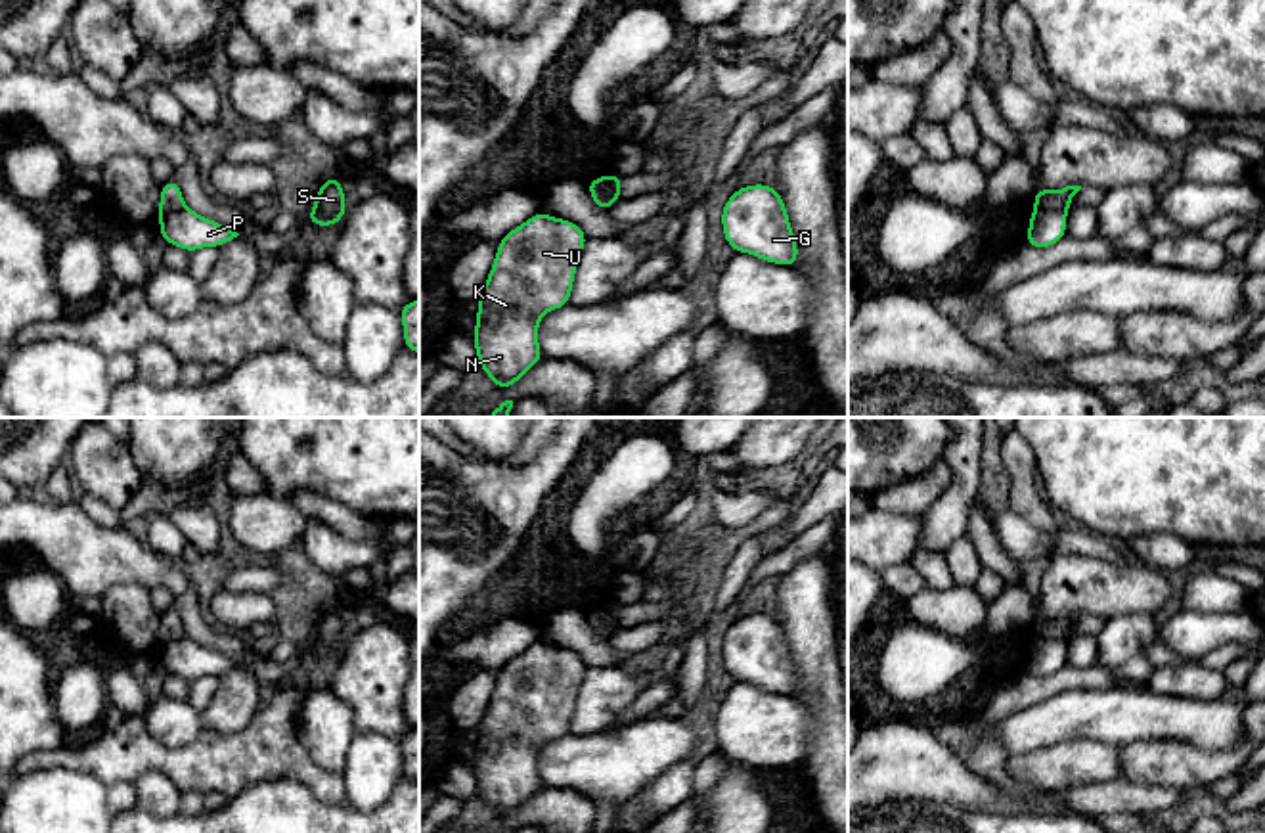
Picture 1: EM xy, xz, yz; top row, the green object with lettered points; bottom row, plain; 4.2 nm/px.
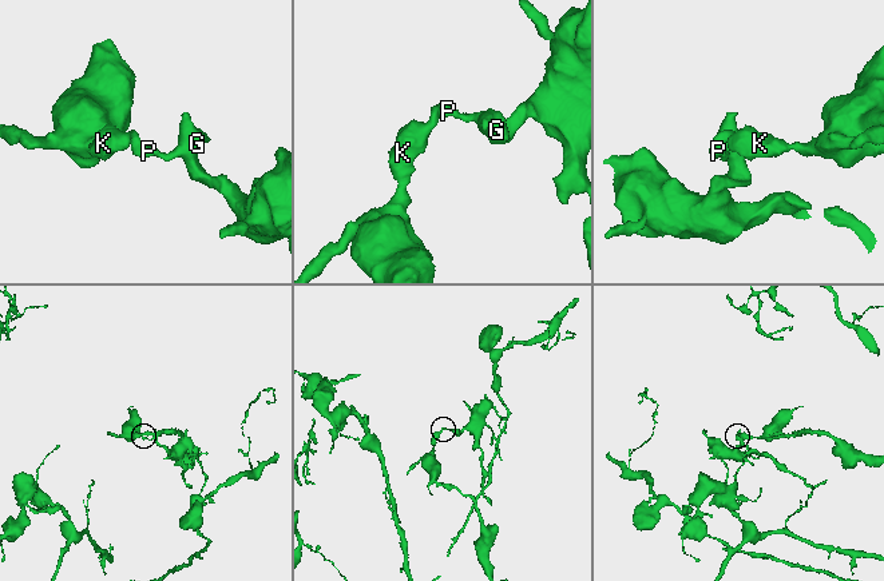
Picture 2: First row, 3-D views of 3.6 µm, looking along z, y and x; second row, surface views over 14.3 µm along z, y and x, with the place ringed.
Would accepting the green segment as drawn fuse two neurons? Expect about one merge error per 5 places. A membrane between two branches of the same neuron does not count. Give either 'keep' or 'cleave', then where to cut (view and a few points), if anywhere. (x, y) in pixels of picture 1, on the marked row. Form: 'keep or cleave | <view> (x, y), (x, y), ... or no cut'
cleave | yz (1036, 203), (1066, 213)

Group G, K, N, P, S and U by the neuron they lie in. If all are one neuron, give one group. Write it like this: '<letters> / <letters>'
G P S / K N U

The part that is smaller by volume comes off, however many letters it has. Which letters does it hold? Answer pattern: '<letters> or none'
G, P, S

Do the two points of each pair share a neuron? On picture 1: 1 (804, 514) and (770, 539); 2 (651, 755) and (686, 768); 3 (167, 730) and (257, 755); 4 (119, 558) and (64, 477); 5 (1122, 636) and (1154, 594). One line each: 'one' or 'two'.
1: one
2: two
3: two
4: two
5: two

